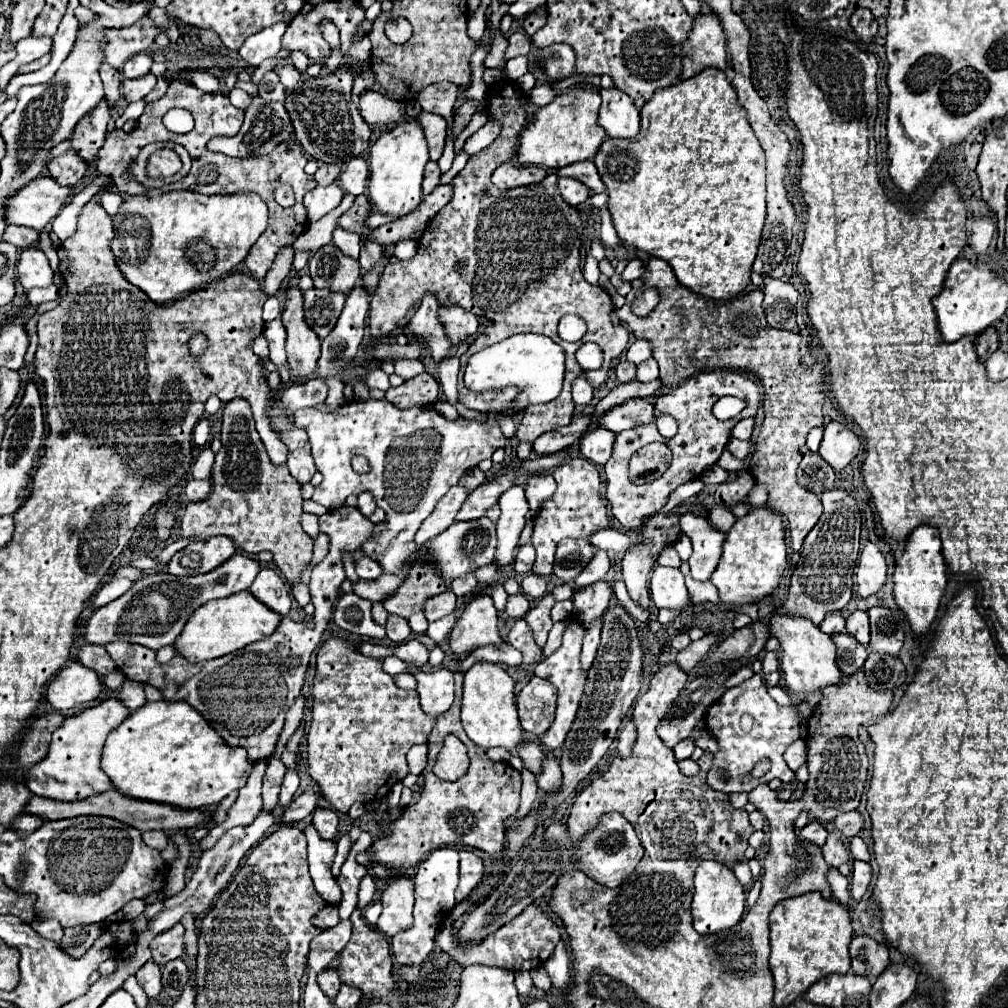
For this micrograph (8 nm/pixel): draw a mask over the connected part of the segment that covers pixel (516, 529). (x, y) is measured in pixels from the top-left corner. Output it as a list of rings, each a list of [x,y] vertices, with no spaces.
[[[513,485],[507,489],[501,499],[501,517],[497,521],[497,567],[511,565],[515,561],[515,549],[519,543],[519,535],[525,527],[525,515],[529,511],[529,503],[525,499],[525,491],[521,485]]]

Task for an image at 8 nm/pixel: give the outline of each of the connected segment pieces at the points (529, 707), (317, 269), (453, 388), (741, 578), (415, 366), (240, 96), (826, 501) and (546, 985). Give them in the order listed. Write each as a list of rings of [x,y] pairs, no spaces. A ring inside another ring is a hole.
[[[533,677],[517,697],[521,729],[533,735],[545,733],[555,717],[555,701],[555,687],[541,677]]]
[[[325,245],[309,259],[309,275],[317,289],[349,293],[361,277],[359,261],[343,255],[339,247]]]
[[[467,344],[458,346],[456,356],[451,359],[443,359],[439,363],[439,381],[449,403],[458,404],[457,380],[460,369],[460,357],[467,351]]]
[[[753,507],[745,517],[737,519],[727,533],[721,561],[711,575],[711,583],[719,589],[721,601],[731,607],[741,607],[747,603],[757,603],[765,595],[773,593],[785,569],[785,549],[785,525],[779,511],[769,507]]]
[[[407,359],[407,361],[397,361],[395,363],[395,373],[401,375],[403,379],[411,379],[419,373],[423,373],[423,363],[419,359]]]
[[[234,88],[229,94],[230,102],[233,106],[245,110],[251,103],[251,97],[244,91]]]
[[[829,489],[821,493],[823,515],[819,523],[809,531],[799,563],[791,577],[791,589],[787,601],[775,611],[787,615],[809,617],[819,625],[827,613],[841,611],[851,599],[851,575],[859,555],[859,533],[861,533],[861,513],[857,501],[841,489]]]
[[[535,967],[531,971],[531,979],[533,979],[533,985],[541,991],[549,991],[551,989],[551,979],[549,979],[549,973],[545,971],[545,967]]]

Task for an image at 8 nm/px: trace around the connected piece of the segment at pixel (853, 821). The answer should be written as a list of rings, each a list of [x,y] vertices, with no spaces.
[[[859,811],[841,813],[841,815],[833,821],[833,825],[837,827],[837,831],[839,831],[843,837],[851,839],[851,837],[855,837],[855,835],[863,829],[863,817],[859,815]]]

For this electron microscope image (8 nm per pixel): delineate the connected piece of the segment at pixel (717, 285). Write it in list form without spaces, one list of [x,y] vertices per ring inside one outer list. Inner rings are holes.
[[[705,69],[687,81],[679,81],[667,89],[659,89],[653,95],[653,99],[641,107],[639,115],[641,115],[641,133],[635,139],[605,139],[593,159],[603,183],[607,185],[607,193],[609,193],[607,207],[611,211],[617,235],[629,249],[641,249],[653,257],[667,261],[673,267],[673,273],[683,287],[715,301],[735,299],[751,283],[751,265],[755,261],[757,247],[761,243],[761,229],[765,225],[765,155],[747,121],[747,113],[737,103],[737,93],[733,85],[727,81],[725,71]]]

